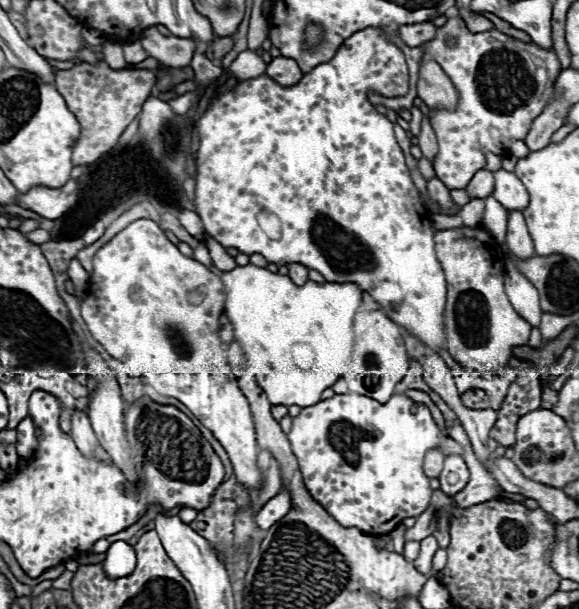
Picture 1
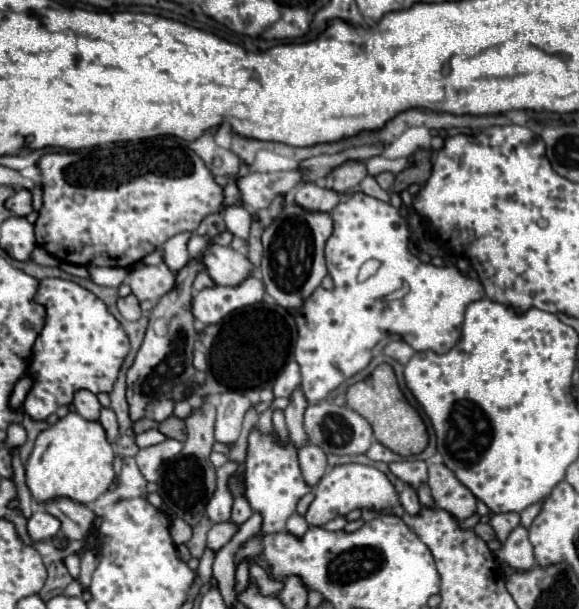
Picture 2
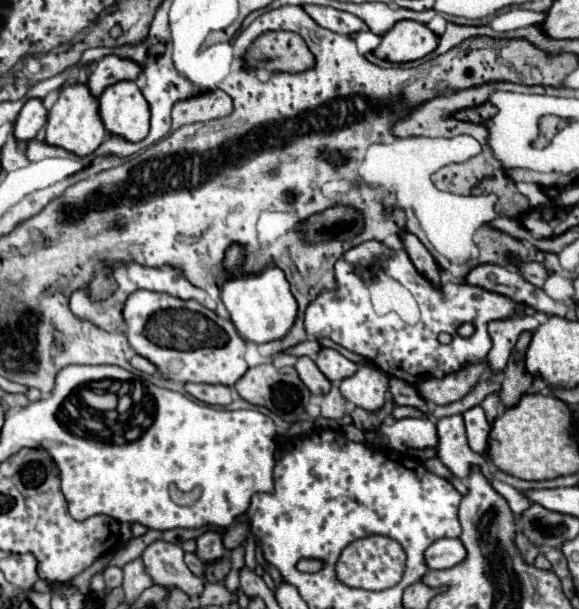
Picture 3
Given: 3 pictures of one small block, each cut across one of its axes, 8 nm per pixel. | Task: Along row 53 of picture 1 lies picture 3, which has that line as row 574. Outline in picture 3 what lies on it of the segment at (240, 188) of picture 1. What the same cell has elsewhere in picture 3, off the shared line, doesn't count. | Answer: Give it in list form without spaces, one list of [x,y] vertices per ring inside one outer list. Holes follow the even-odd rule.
[[[370,534],[370,536],[354,540],[352,544],[348,544],[342,550],[340,560],[336,564],[336,576],[338,576],[340,582],[344,582],[346,586],[352,586],[352,588],[386,590],[402,578],[404,562],[406,562],[406,554],[396,540],[392,540],[388,536]]]

